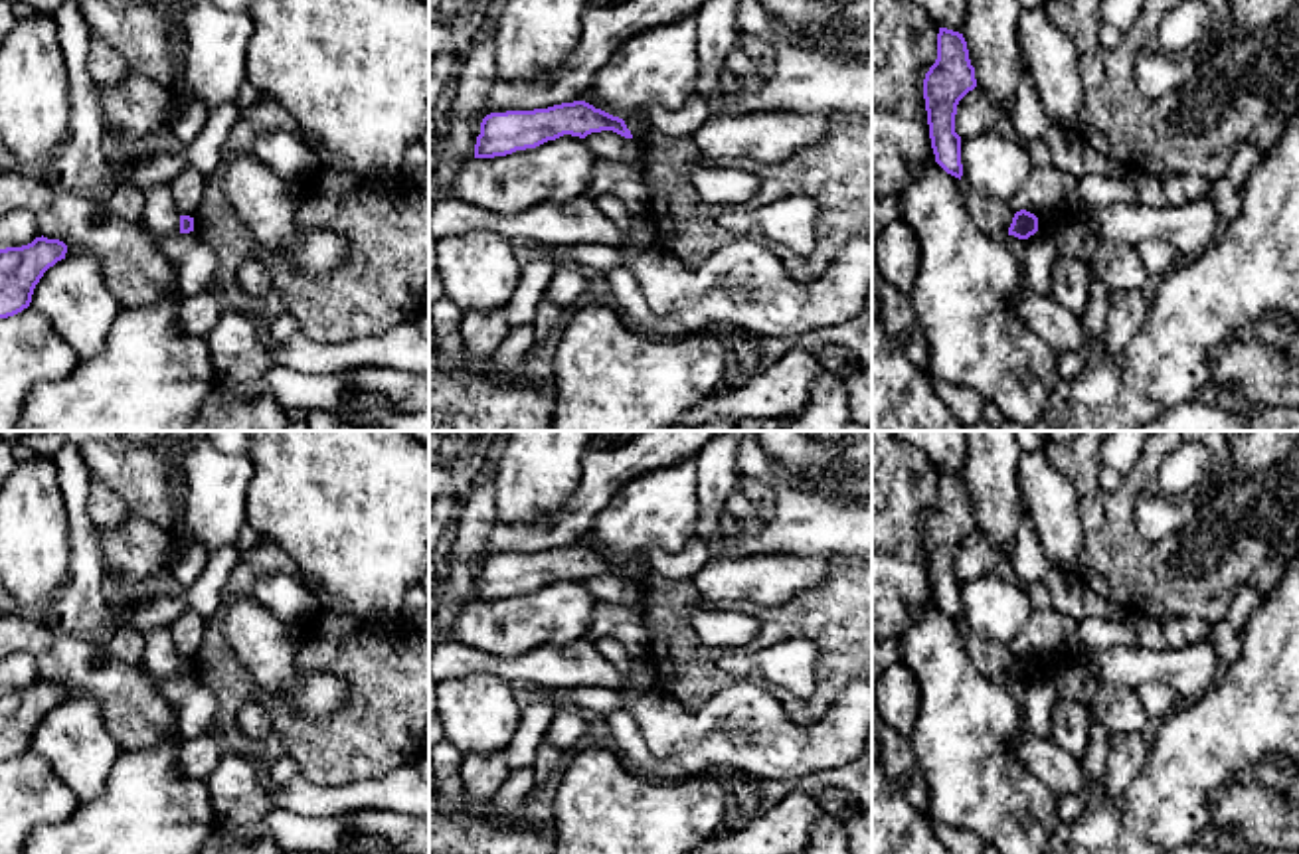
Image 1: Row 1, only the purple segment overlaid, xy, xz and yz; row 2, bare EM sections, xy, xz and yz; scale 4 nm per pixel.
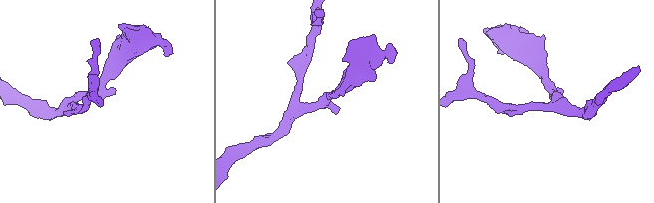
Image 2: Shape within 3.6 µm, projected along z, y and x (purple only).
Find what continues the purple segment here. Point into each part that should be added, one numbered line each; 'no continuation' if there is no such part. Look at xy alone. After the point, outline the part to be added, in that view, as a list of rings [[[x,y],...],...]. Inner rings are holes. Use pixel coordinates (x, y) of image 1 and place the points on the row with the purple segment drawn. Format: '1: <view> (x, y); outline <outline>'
no continuation

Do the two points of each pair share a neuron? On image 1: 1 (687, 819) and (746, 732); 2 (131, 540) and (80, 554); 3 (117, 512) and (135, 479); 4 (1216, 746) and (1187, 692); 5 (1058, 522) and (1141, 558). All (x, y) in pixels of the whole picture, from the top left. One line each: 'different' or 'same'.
1: different
2: different
3: different
4: different
5: different

